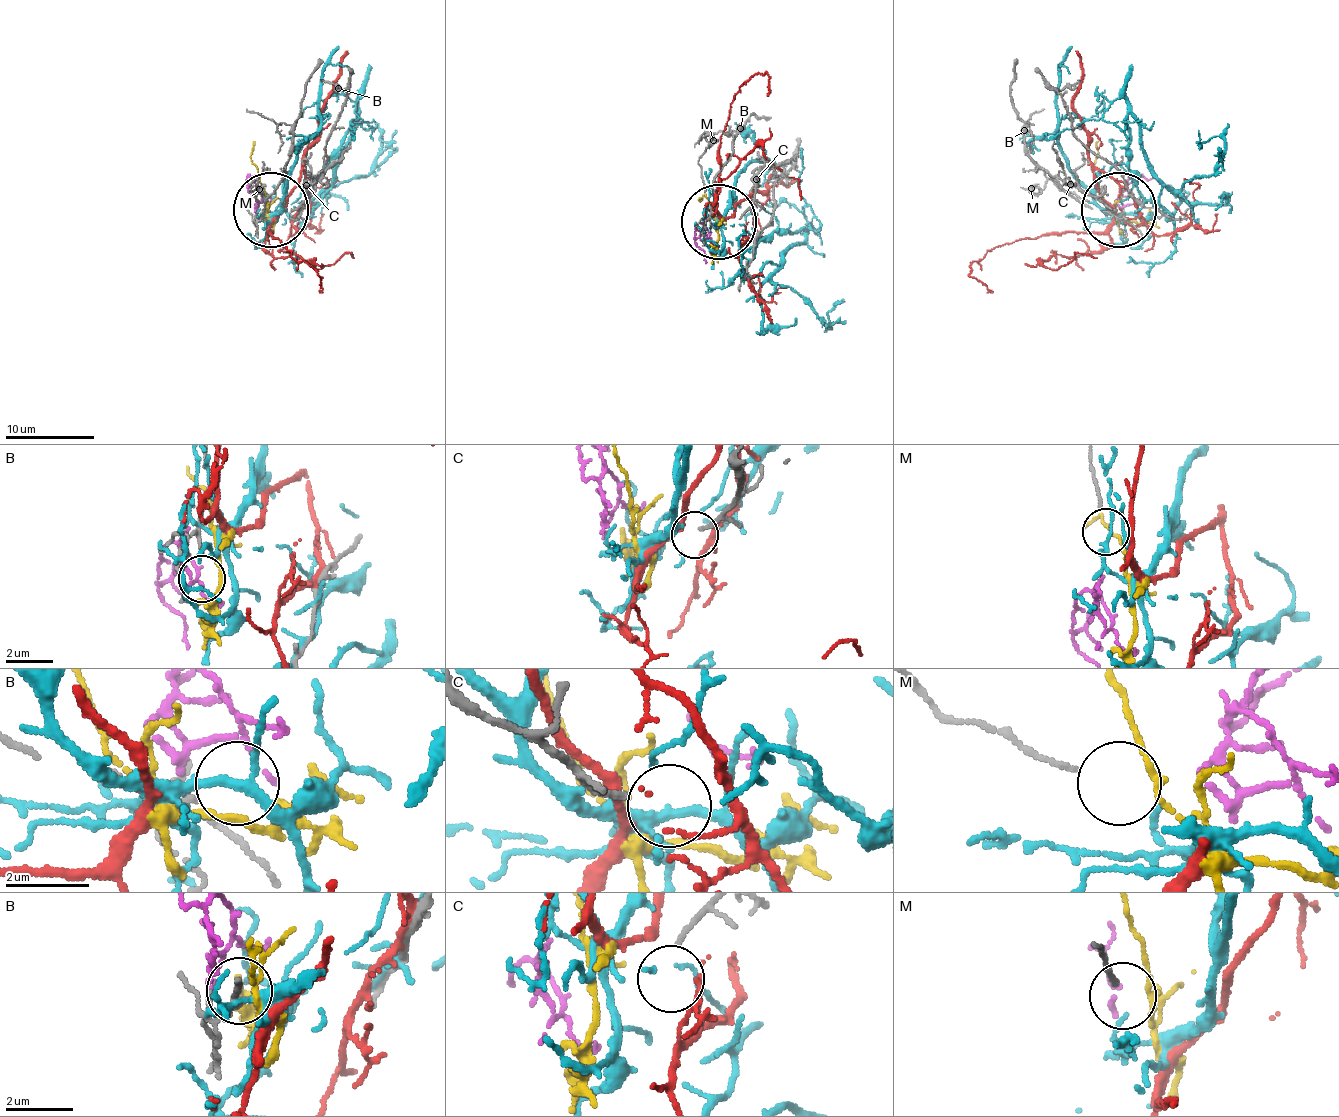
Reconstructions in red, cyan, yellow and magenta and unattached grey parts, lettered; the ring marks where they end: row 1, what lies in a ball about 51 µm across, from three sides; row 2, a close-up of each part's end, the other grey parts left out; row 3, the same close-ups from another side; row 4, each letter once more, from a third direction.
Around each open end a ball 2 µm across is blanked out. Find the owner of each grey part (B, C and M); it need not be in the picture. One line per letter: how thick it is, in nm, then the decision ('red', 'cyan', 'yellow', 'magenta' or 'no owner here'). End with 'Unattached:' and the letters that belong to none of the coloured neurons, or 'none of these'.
B: 90 nm | no owner here
C: 150 nm | no owner here
M: 100 nm | no owner here
Unattached: B, C, M

